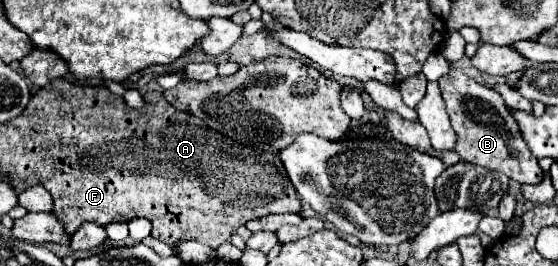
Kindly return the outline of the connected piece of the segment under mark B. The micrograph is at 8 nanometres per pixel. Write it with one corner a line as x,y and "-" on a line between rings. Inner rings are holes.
450,63
450,73
440,77
438,83
440,83
442,99
446,105
446,113
458,135
458,143
456,143
454,151
462,157
462,161
482,165
492,171
500,171
518,183
536,185
542,181
542,169
538,167
538,159
532,157
530,149
526,147
526,143
520,137
516,121
512,119
508,107
504,105
504,99
494,89
480,85
474,79
466,77
454,63
-
488,111
494,111
498,121
492,121
492,123
480,121
480,115
488,113

